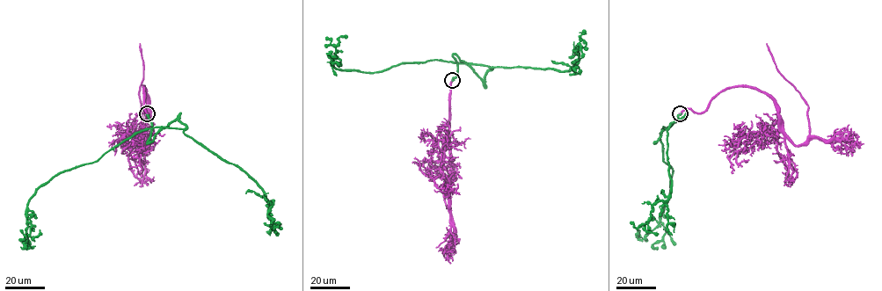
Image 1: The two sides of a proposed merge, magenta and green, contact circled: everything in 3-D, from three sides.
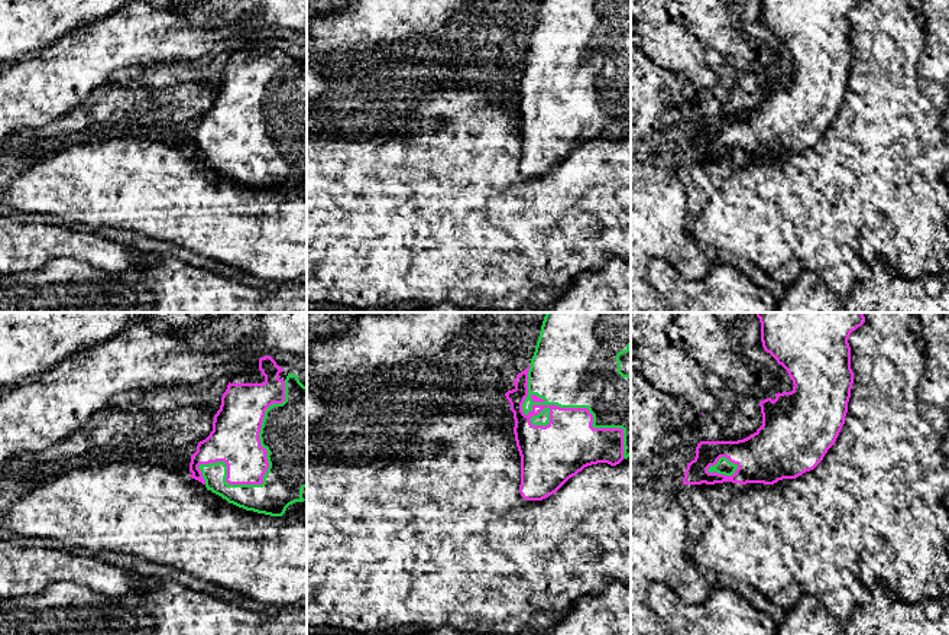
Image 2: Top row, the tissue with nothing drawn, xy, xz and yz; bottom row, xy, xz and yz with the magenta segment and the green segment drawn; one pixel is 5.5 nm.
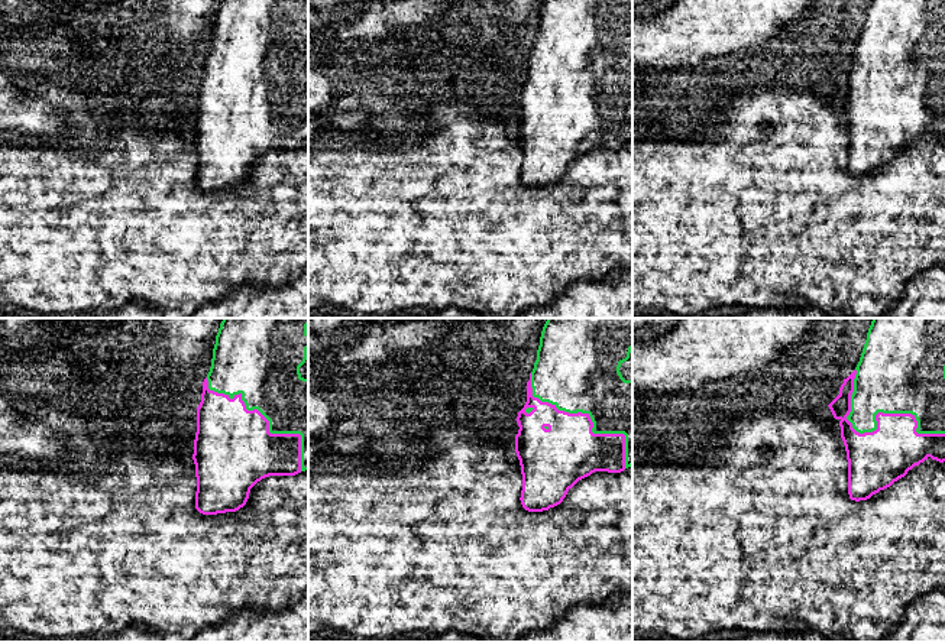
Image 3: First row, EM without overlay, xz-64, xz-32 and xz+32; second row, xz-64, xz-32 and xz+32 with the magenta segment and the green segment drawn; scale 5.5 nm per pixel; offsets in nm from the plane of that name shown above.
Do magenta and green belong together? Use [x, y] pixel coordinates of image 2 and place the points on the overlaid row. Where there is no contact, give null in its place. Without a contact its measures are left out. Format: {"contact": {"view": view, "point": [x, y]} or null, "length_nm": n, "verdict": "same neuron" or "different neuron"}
{"contact": {"view": "xz", "point": [580, 408]}, "length_nm": 750, "verdict": "same neuron"}

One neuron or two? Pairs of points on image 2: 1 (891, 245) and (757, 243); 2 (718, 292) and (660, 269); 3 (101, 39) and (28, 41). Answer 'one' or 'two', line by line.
1: one
2: one
3: two

